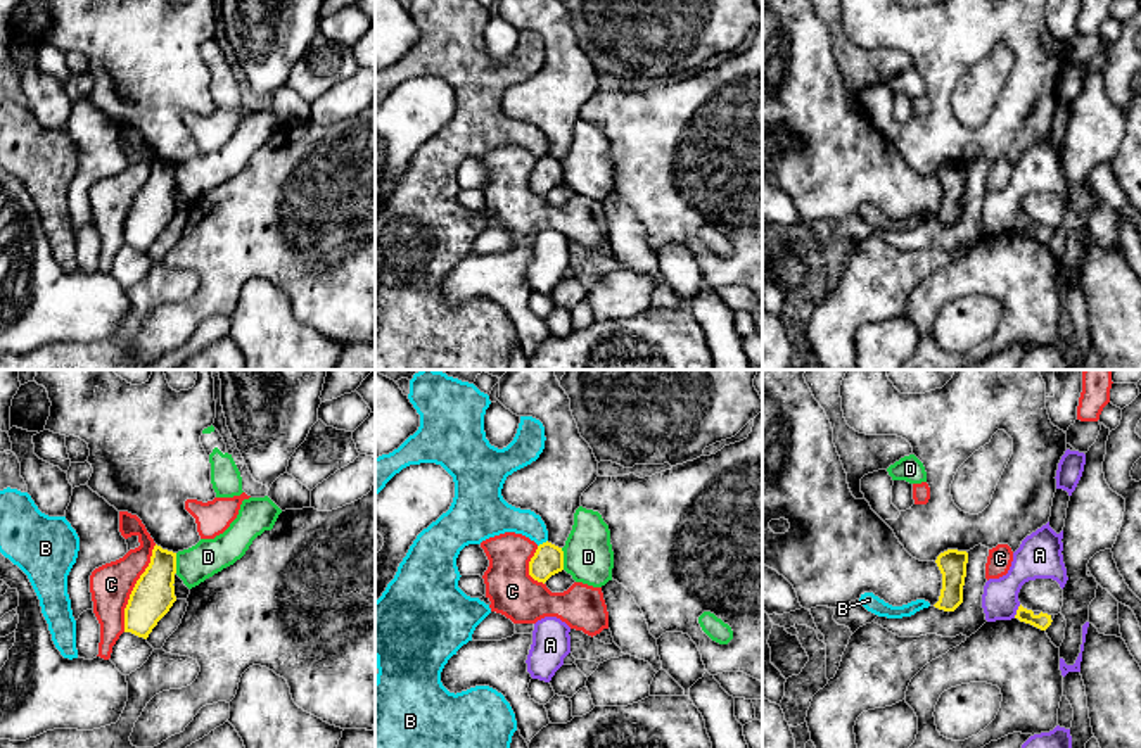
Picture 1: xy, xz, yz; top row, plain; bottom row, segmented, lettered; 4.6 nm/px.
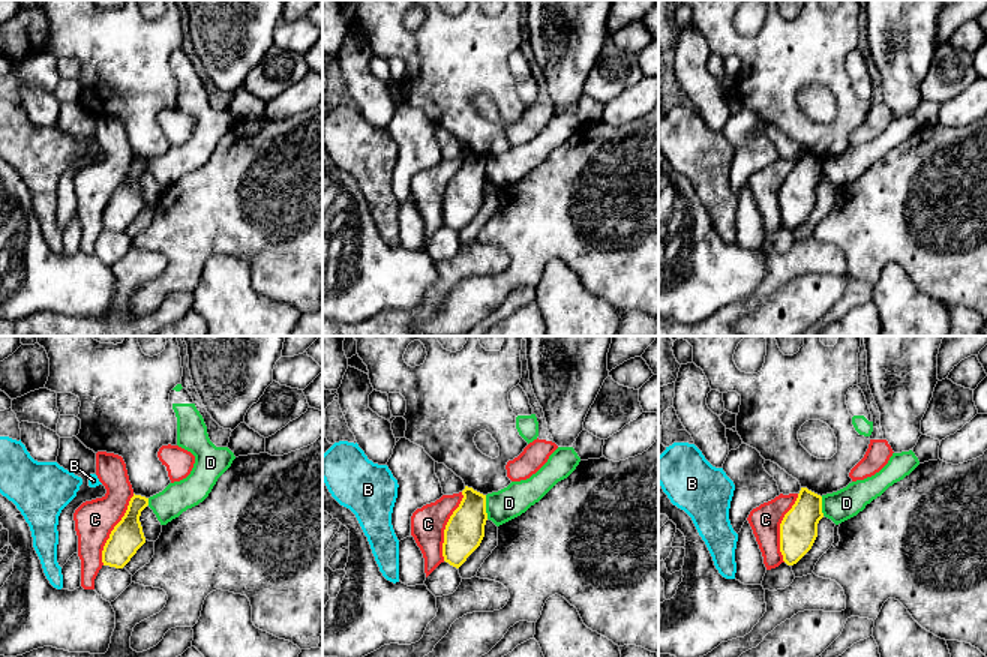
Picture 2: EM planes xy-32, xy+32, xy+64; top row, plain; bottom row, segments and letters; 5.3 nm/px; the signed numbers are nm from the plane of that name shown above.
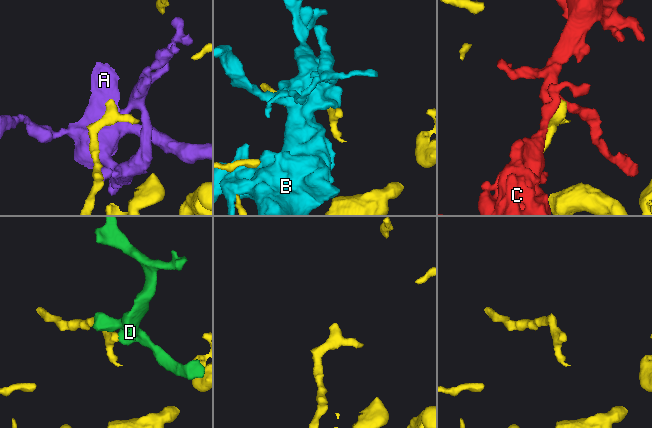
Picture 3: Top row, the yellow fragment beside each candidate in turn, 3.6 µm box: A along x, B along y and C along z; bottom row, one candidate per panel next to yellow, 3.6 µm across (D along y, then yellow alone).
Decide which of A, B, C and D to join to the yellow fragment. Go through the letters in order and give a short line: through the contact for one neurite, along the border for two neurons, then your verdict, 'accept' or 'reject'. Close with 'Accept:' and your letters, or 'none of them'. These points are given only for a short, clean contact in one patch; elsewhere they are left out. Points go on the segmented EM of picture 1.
A: reject
B: reject
C: reject
D: reject
Accept: none of them

